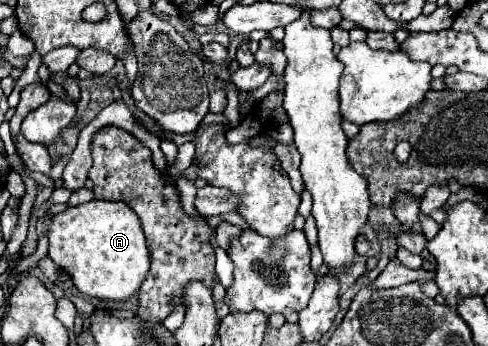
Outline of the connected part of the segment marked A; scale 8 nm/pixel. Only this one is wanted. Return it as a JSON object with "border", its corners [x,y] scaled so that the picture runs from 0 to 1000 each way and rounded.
{"border":[[[186,578],[162,595],[137,595],[133,613],[117,618],[100,642],[100,740],[117,769],[125,769],[158,827],[170,855],[191,855],[203,867],[260,867],[281,850],[297,792],[305,786],[305,734],[297,711],[297,682],[281,618],[256,595],[256,584]]]}

